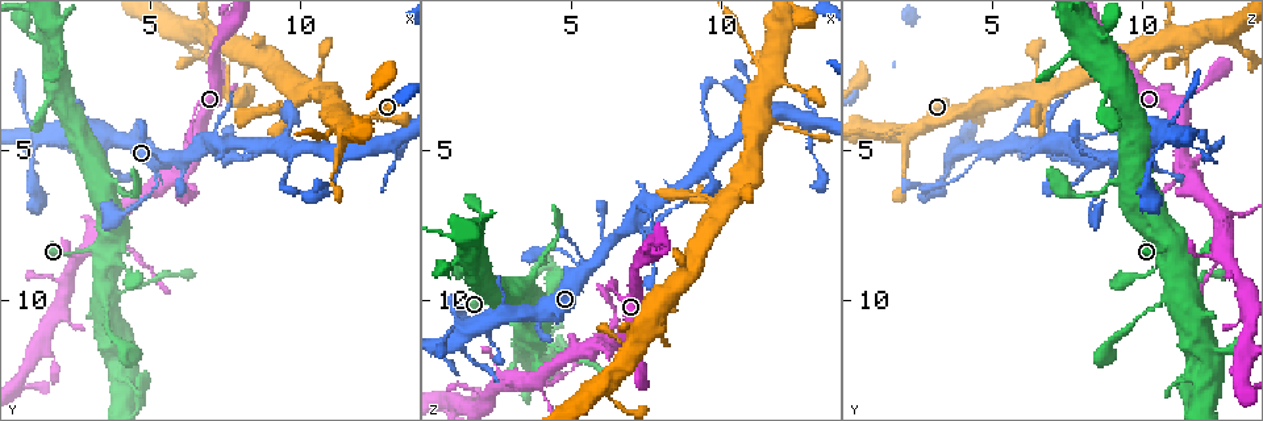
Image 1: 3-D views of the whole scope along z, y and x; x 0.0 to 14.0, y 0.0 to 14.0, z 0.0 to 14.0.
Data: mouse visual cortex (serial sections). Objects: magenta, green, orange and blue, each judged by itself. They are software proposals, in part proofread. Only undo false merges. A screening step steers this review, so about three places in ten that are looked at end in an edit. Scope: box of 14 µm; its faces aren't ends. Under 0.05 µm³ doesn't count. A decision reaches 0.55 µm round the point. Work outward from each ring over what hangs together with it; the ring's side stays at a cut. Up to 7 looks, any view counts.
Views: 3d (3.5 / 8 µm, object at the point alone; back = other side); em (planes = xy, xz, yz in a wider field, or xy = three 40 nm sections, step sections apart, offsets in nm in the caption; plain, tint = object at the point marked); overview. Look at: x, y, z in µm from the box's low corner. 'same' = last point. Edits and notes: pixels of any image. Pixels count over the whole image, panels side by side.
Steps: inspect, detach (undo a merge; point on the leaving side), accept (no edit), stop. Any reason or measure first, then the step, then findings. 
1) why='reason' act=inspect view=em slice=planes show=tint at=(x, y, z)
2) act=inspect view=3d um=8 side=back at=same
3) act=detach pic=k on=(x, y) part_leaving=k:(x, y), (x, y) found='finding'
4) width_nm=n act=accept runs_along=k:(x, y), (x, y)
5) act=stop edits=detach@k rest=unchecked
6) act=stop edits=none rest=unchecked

why='sharp bend' act=inspect view=3d um=3.5 at=(3.5, 9.7, 11.0)

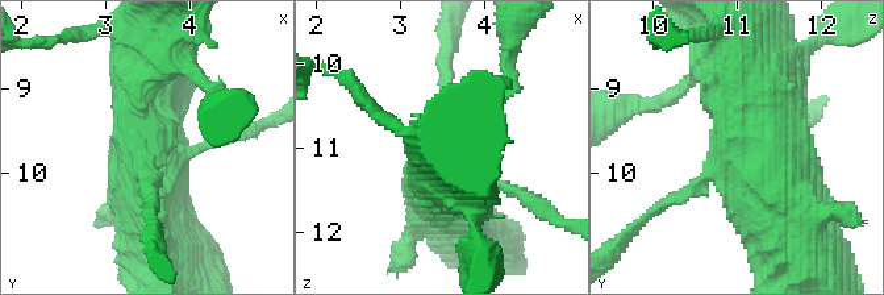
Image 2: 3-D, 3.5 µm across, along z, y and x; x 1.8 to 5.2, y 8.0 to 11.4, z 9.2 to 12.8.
act=inspect view=em slice=xy step=3 show=tint at=(3.45, 9.75, 10.95)

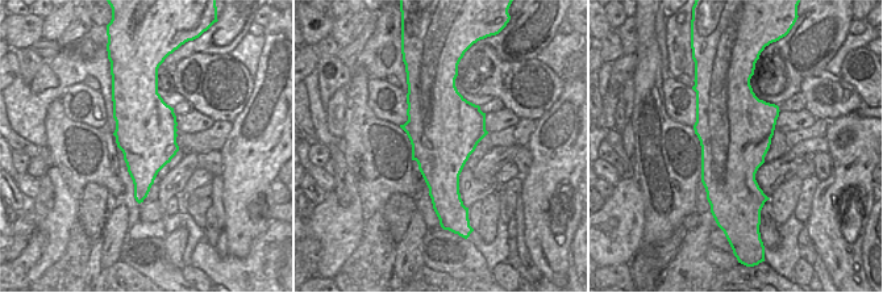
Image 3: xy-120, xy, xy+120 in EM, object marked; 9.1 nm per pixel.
act=accept runs_along=2:(745, 59), (795, 229) found='one cell here'

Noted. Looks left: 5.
why='sudden change in width' act=inspect view=3d um=3.5 at=(1.7, 4.5, 10.9)

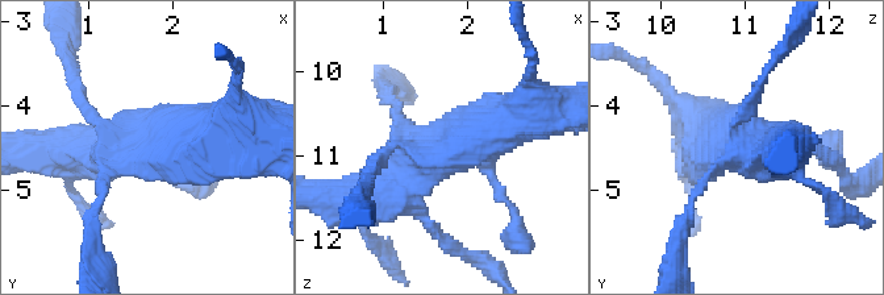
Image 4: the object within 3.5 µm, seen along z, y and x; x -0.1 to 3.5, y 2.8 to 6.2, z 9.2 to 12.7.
why='shape alone is not enough' act=inspect view=em slice=xy step=5 show=tint at=(1.75, 4.50, 10.85)

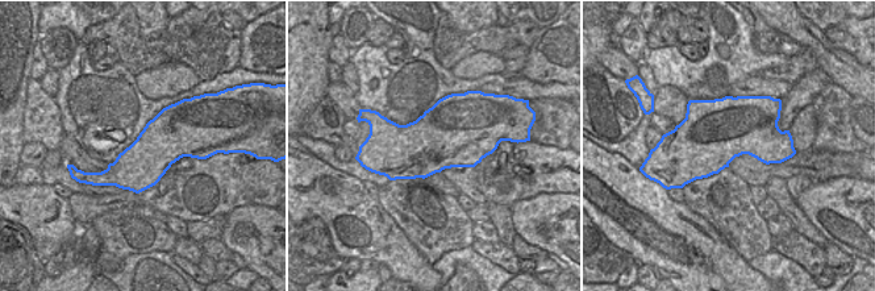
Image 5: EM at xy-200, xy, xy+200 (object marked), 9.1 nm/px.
act=inspect view=em slice=xy step=1 show=tint at=same

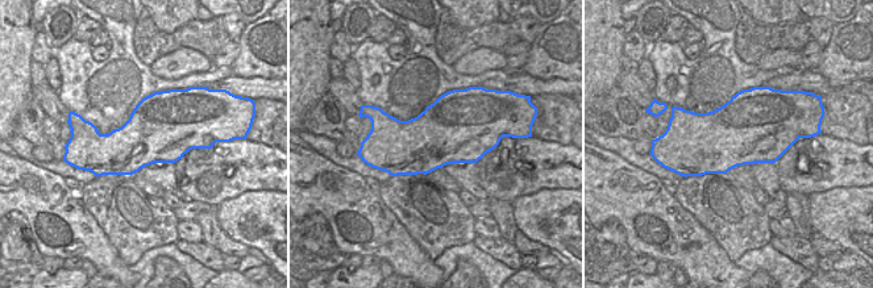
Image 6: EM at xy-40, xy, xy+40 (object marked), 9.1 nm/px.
act=accept runs_along=4:(522, 116), (446, 144), (386, 191) found='all the same cell'

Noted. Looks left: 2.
why='thick turns thin' act=inspect view=3d um=3.5 at=(9.7, 5.5, 4.2)

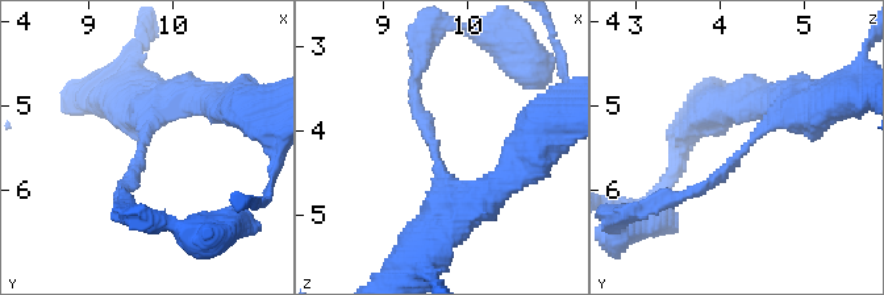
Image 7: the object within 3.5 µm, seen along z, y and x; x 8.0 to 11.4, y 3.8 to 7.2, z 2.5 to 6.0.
why='need the tissue' act=inspect view=em slice=xy step=1 show=tint at=(9.60, 5.50, 4.25)

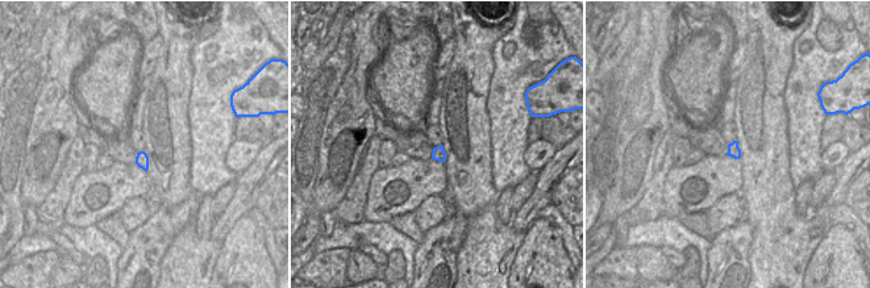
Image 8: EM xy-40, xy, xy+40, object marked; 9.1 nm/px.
act=accept runs_along=7:(812, 107), (768, 123), (711, 183), (680, 195) found='continuous, no second cell'

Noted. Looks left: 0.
act=stop edits=none rest=unchecked

